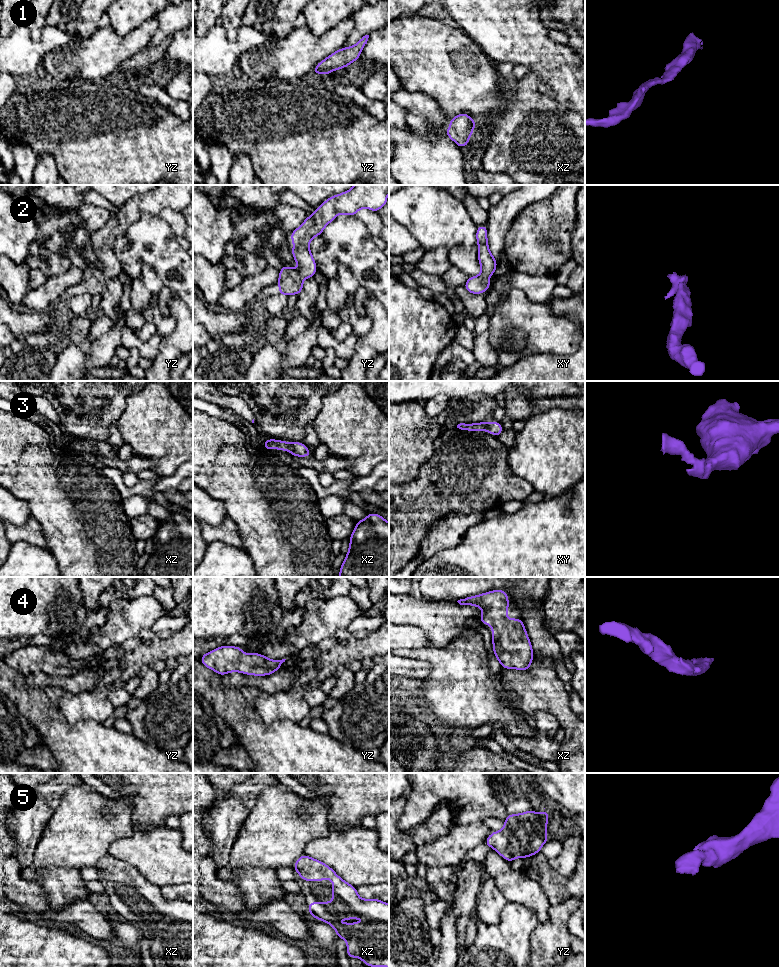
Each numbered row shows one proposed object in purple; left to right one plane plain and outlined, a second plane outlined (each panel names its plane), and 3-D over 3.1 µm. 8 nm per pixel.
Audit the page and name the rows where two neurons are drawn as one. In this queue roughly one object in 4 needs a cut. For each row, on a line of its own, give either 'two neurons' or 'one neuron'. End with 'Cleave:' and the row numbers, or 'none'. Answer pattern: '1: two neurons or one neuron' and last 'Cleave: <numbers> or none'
1: one neuron
2: one neuron
3: one neuron
4: one neuron
5: one neuron
Cleave: none

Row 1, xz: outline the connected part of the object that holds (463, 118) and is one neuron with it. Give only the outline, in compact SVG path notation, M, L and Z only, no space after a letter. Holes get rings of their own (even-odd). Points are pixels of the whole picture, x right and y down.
M460 113L456 117L450 118L449 128L445 131L445 134L459 148L462 148L469 144L469 137L472 135L476 124L475 120L467 113Z

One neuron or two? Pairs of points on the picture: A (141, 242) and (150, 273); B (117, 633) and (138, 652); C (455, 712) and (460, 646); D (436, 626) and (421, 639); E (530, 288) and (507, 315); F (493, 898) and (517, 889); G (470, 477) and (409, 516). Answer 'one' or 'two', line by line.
A: two
B: two
C: one
D: two
E: two
F: two
G: one

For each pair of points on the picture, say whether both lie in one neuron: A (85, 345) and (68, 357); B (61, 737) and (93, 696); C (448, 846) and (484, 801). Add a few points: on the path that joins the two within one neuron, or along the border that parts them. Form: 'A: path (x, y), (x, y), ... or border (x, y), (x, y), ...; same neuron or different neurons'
A: border (72, 343), (85, 354), (91, 350); different neurons
B: border (57, 706), (70, 724), (82, 719), (94, 721); different neurons
C: border (482, 820), (458, 823), (452, 827); different neurons

